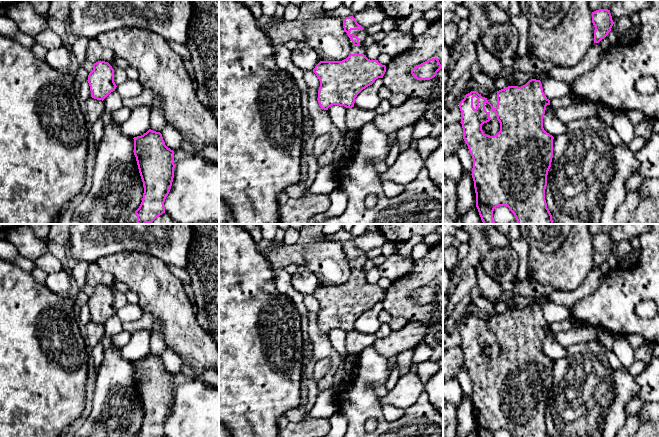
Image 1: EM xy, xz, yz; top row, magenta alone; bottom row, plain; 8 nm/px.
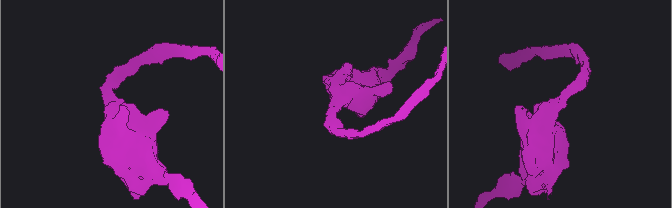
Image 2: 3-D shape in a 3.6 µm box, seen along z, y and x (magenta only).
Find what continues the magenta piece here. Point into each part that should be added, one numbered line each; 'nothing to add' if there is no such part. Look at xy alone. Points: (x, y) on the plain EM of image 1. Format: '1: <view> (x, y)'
nothing to add

